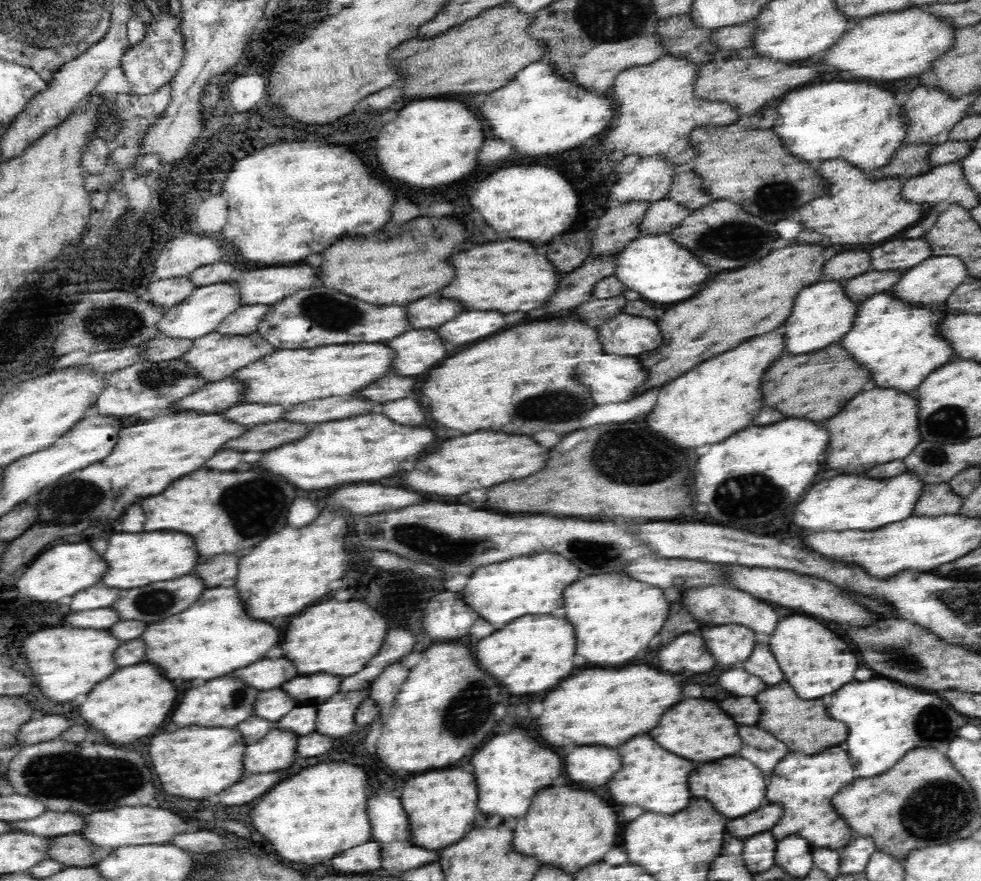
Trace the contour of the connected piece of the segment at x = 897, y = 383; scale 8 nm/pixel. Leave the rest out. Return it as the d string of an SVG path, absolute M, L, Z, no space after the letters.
M891 292L873 294L859 305L851 320L851 328L842 338L842 346L856 356L856 360L872 372L876 386L910 392L938 366L950 362L950 350L942 338L934 338L934 322L946 318L948 308L942 306L938 314L932 310L918 310L918 305L903 304Z

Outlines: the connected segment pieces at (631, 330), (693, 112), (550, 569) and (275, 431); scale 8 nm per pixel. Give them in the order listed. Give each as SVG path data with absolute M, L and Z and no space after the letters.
M618 314L598 330L606 354L634 356L658 346L658 326L648 318Z
M666 54L646 66L634 66L616 74L611 81L614 81L612 102L616 102L618 116L612 120L614 126L604 138L604 150L624 150L639 158L664 156L673 164L690 166L696 152L687 144L688 134L703 126L726 126L740 118L740 111L734 111L732 105L694 95L698 68L698 63Z
M534 554L534 556L522 556L522 558L506 559L506 562L490 563L490 566L480 566L466 584L464 598L466 602L482 616L486 618L496 630L502 630L502 626L510 624L510 620L516 620L526 614L550 614L556 608L562 608L562 590L570 586L570 582L578 580L578 566L574 566L568 558L562 558L560 554Z
M270 422L252 428L250 432L242 434L240 438L234 438L224 444L224 448L232 450L272 450L274 446L282 446L282 442L290 442L290 438L298 438L306 426L298 426L296 422Z

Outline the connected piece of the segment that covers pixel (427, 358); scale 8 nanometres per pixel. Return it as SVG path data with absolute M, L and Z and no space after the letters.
M410 330L392 338L388 346L396 350L392 366L392 374L396 372L396 376L416 376L426 368L432 370L448 356L446 342L436 330Z

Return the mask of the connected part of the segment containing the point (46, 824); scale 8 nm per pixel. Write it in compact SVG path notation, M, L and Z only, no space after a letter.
M46 812L36 816L30 822L18 822L12 826L14 826L14 830L32 832L38 836L60 836L60 834L78 832L83 826L83 820L81 814L76 812Z

